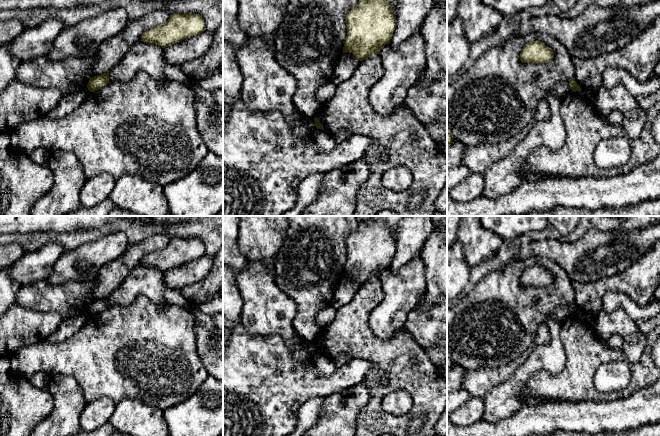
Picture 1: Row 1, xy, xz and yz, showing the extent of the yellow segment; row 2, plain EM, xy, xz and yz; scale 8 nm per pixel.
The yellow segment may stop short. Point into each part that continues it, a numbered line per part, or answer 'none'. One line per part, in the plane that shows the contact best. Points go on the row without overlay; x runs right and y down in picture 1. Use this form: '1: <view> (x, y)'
none

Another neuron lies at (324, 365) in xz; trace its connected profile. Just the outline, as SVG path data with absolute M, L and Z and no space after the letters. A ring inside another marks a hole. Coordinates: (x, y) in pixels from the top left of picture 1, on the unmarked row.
M316 353L314 358L314 366L321 376L331 375L336 368L331 358L321 353Z

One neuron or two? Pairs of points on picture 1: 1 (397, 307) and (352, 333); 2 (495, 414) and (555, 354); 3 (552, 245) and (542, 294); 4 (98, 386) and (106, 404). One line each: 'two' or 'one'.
1: two
2: one
3: two
4: two

